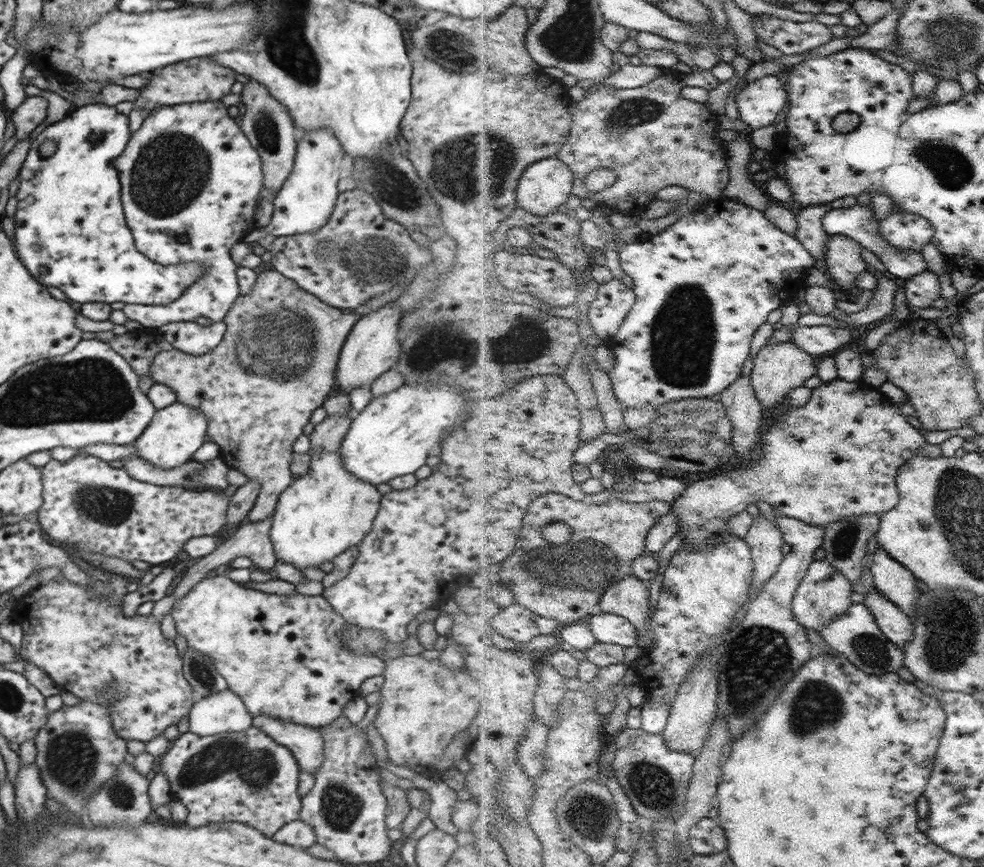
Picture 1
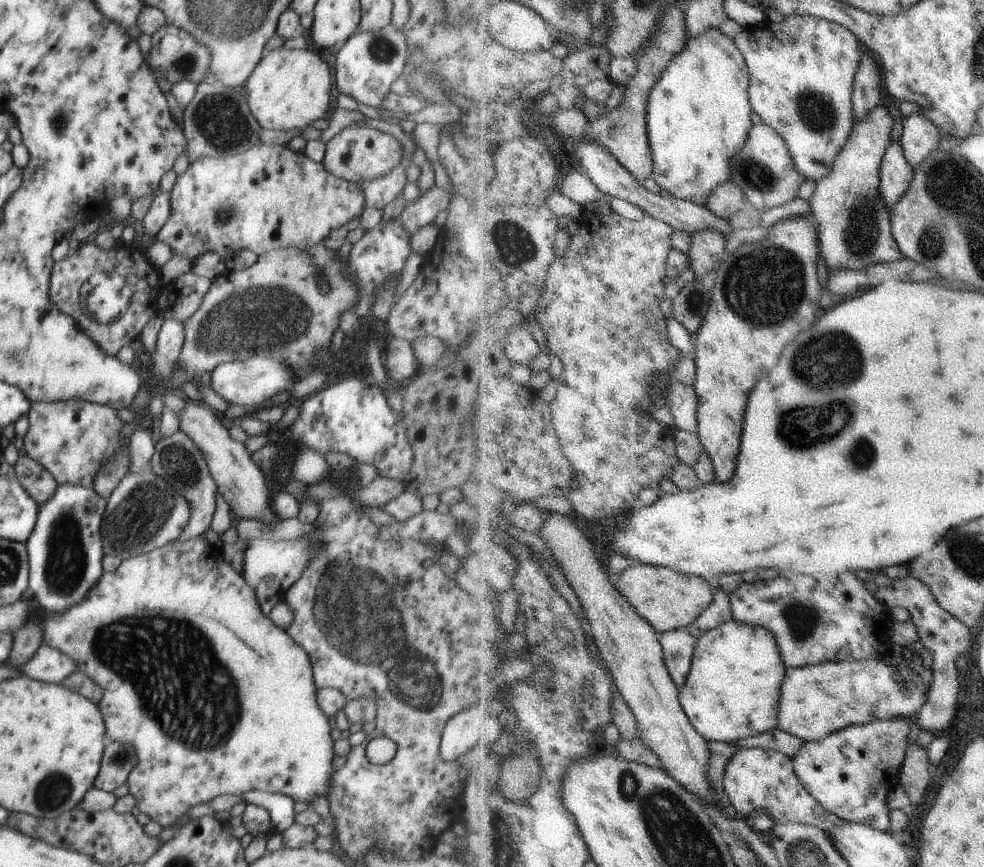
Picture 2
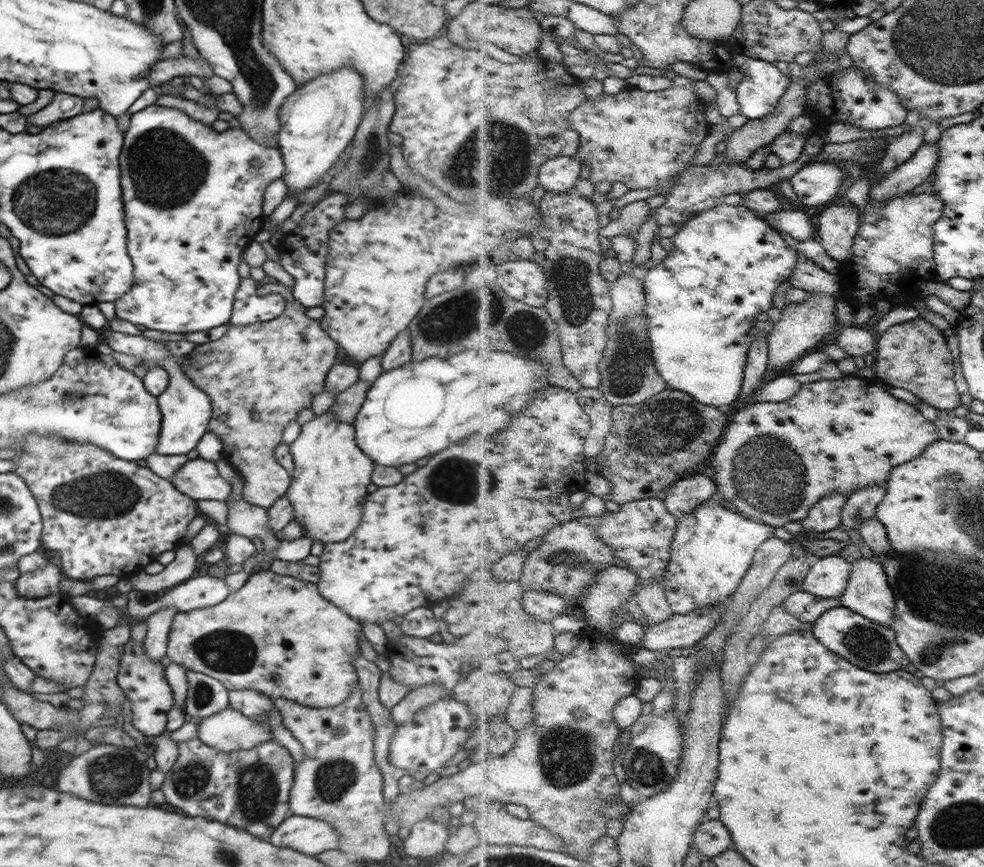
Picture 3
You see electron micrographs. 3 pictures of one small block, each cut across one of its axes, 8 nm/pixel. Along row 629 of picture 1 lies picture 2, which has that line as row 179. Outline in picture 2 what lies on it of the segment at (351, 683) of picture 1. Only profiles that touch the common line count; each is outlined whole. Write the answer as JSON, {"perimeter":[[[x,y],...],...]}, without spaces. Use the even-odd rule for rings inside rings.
{"perimeter":[[[260,144],[241,153],[233,153],[223,157],[198,158],[194,164],[189,164],[186,172],[177,176],[170,196],[170,214],[168,220],[158,232],[156,240],[165,242],[172,250],[173,255],[184,257],[191,263],[194,263],[201,254],[208,251],[215,252],[220,256],[224,254],[226,248],[232,248],[232,250],[238,250],[238,248],[244,250],[246,248],[246,250],[250,251],[258,248],[258,256],[269,250],[278,250],[278,248],[306,250],[309,247],[320,244],[325,238],[328,238],[328,235],[333,230],[338,230],[347,222],[354,221],[354,218],[360,217],[366,207],[365,204],[366,198],[364,198],[362,188],[360,188],[358,183],[334,176],[323,163],[308,158],[304,152],[294,152],[288,145]]]}

